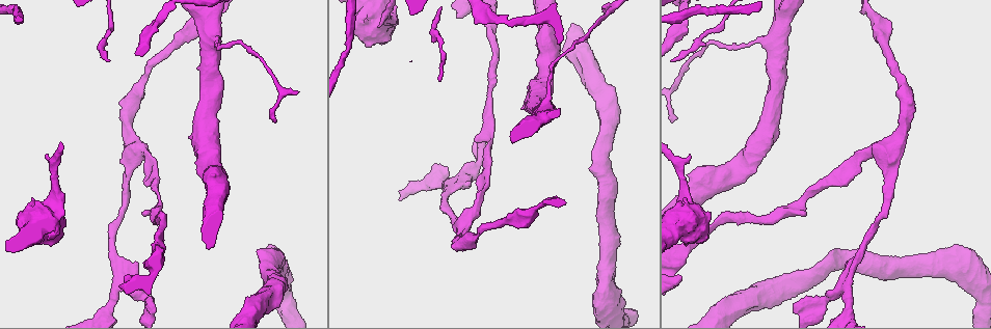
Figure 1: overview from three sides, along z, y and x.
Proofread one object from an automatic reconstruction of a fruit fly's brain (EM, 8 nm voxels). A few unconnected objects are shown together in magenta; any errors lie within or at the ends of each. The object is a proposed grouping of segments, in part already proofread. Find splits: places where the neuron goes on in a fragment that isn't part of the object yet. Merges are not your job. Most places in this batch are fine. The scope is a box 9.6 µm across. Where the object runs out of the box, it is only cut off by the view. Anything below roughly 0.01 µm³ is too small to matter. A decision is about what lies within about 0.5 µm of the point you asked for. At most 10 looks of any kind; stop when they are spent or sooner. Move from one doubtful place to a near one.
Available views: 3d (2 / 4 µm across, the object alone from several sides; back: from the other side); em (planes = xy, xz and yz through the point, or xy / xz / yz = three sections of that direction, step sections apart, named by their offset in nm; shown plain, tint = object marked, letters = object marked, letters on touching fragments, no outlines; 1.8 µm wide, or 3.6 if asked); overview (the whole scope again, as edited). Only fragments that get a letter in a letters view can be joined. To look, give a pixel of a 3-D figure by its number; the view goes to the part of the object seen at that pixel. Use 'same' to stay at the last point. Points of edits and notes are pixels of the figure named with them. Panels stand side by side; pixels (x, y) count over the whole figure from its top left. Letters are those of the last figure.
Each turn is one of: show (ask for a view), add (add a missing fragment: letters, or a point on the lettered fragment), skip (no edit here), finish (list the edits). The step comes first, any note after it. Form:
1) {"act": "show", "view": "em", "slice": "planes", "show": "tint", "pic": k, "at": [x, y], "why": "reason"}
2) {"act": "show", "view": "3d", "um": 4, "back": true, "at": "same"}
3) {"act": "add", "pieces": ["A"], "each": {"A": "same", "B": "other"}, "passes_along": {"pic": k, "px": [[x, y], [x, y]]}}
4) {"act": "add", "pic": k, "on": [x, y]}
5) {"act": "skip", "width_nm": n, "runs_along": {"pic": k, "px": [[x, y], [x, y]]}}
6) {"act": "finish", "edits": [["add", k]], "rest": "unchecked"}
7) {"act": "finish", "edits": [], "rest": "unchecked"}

{"act": "show", "view": "3d", "um": 2, "pic": 1, "at": [469, 185], "why": "branch stops here"}

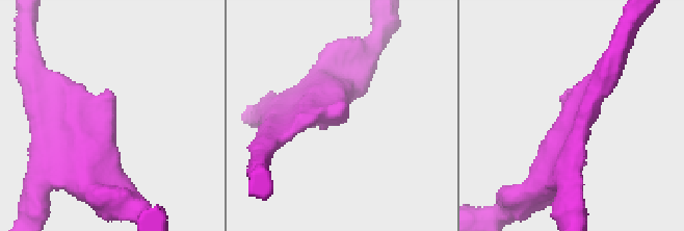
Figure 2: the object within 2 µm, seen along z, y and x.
{"act": "show", "view": "em", "um": 3.6, "slice": "yz", "step": 16, "show": "letters", "pic": 2, "at": [340, 117], "why": "need the tissue"}

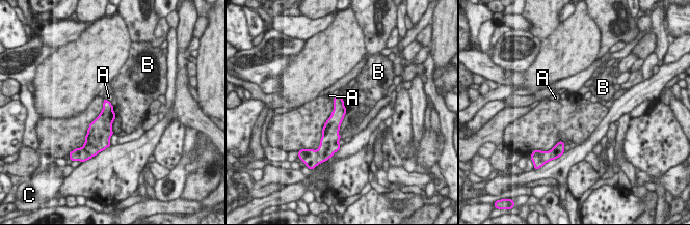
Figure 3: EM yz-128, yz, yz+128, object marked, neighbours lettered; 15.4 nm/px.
{"act": "skip", "each": {"A": "other", "B": "other", "C": "other"}, "border": {"pic": 3, "px": [[104, 97], [110, 102]]}, "found": "no lettered fragment goes on from it"}

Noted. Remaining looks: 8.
{"act": "show", "view": "3d", "um": 4, "pic": 1, "at": [481, 174], "why": "an open end"}

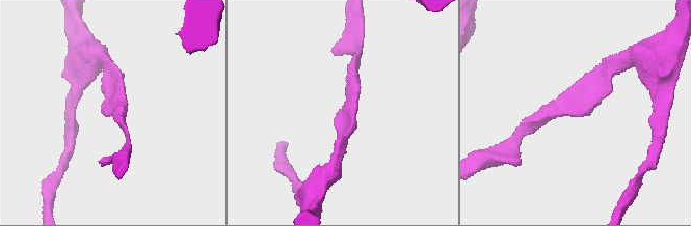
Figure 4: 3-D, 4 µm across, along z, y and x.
{"act": "show", "view": "em", "um": 3.6, "slice": "xz", "step": 8, "show": "tint", "pic": 4, "at": [340, 111], "why": "need the tissue"}

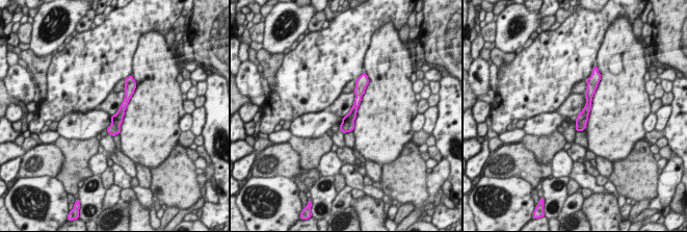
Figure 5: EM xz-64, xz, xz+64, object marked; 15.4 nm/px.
{"act": "show", "view": "em", "um": 3.6, "slice": "planes", "show": "letters", "at": "same"}

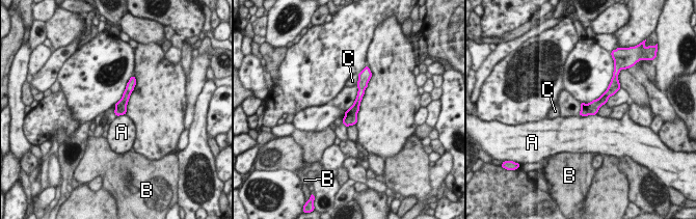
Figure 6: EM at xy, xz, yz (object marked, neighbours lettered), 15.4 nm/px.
{"act": "skip", "each": {"A": "other", "B": "other", "C": "other"}, "found": "no lettered fragment goes on from it"}

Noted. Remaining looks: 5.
{"act": "show", "view": "3d", "um": 2, "back": true, "pic": 1, "at": [379, 26], "why": "branch stops here"}

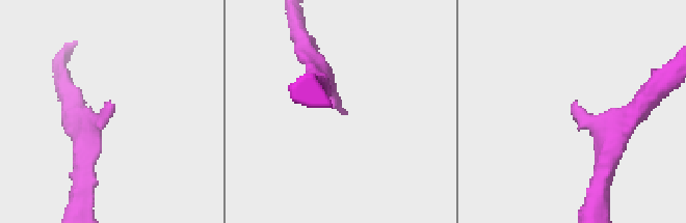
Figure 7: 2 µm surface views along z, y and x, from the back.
{"act": "show", "view": "em", "slice": "planes", "show": "letters", "pic": 7, "at": [341, 111]}

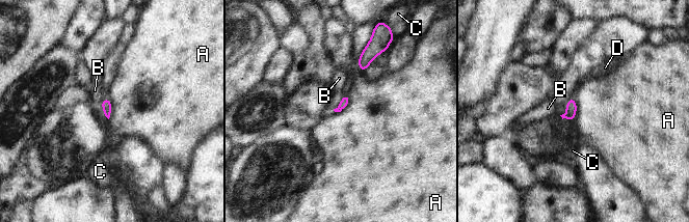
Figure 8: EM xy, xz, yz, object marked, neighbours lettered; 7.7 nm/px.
{"act": "add", "pieces": ["D"], "each": {"A": "other", "B": "other", "C": "other", "D": "same"}, "passes_along": {"pic": 8, "px": [[106, 105], [105, 99], [103, 94]]}, "found": "it goes on there"}

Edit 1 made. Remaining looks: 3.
{"act": "show", "view": "overview", "why": "redraw"}

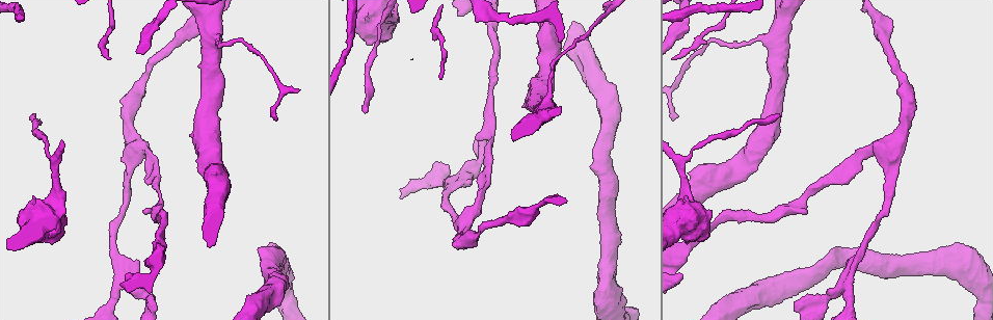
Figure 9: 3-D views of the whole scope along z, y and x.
{"act": "show", "view": "em", "slice": "planes", "show": "plain", "pic": 9, "at": [776, 114], "why": "thin end"}

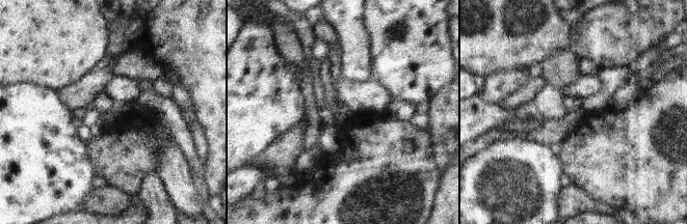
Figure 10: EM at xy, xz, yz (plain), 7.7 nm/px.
{"act": "show", "view": "em", "slice": "planes", "show": "letters", "at": "same"}

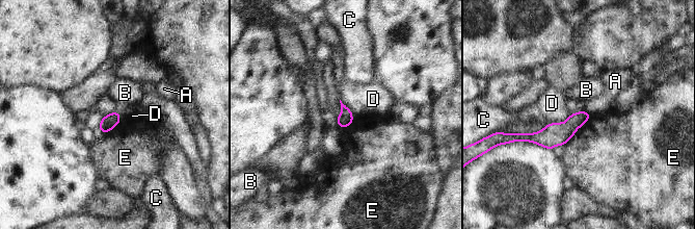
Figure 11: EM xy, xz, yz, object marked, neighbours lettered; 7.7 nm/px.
{"act": "skip", "each": {"A": "other", "B": "other", "C": "other", "D": "other", "E": "other"}, "runs_along": {"pic": 11, "px": [[586, 116], [549, 137], [520, 137]]}, "found": "no lettered fragment goes on from it"}

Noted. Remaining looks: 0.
{"act": "finish", "edits": [["add", 8]], "rest": "unchecked"}

